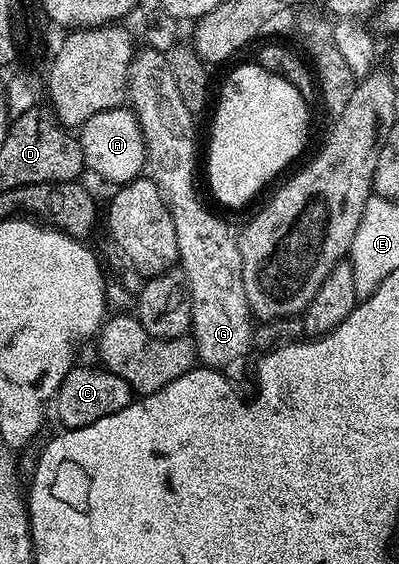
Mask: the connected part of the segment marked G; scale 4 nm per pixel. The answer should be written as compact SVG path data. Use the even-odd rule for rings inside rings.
M141 49L133 56L132 63L129 64L129 86L127 88L128 106L137 114L137 120L141 126L141 132L145 138L145 157L147 160L148 170L151 172L151 178L161 191L161 195L165 198L165 203L169 206L169 212L173 218L175 225L175 237L177 238L177 257L179 260L180 270L185 272L187 277L187 285L189 286L189 296L193 298L193 325L191 328L192 338L197 344L197 358L206 367L212 367L226 376L241 375L245 371L245 358L249 355L249 350L254 350L253 330L255 328L255 319L249 309L247 301L247 293L243 289L243 257L241 256L241 245L236 234L229 232L229 227L217 215L212 215L207 208L201 204L201 199L197 196L197 191L193 188L193 170L197 167L197 135L193 132L194 112L187 109L187 105L183 105L183 93L179 93L179 85L175 85L175 73L171 73L171 65L168 58L160 51L150 51Z

